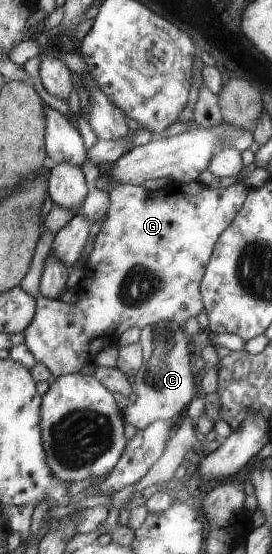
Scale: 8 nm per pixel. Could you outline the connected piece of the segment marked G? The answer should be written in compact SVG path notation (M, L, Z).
M176 182L168 183L161 189L148 191L140 184L113 184L109 189L108 198L109 206L102 216L102 223L98 233L96 234L92 246L92 250L87 256L84 265L84 272L77 284L75 292L78 296L74 304L63 303L59 299L47 298L45 296L37 296L35 298L35 312L31 322L22 330L24 336L24 345L33 355L38 364L45 365L51 375L58 377L69 373L78 373L82 366L94 362L95 357L107 345L116 346L118 339L123 331L129 327L137 327L138 329L145 327L151 323L159 321L177 320L181 327L184 320L190 316L197 316L204 310L201 304L201 280L205 274L206 264L211 256L213 245L217 237L229 226L234 216L238 214L239 208L246 200L246 192L248 191L244 183L235 182L227 187L210 188L207 185L196 185L194 187L181 186Z

